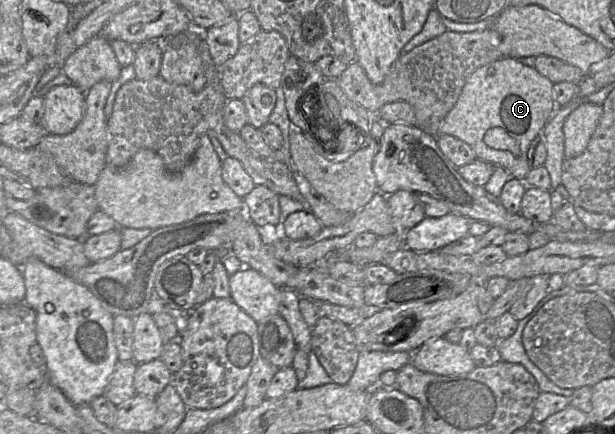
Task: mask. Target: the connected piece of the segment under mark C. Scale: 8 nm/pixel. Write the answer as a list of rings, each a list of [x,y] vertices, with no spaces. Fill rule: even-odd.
[[[502,57],[494,62],[476,69],[466,80],[454,107],[449,111],[438,127],[438,134],[454,136],[468,144],[478,159],[501,166],[513,178],[524,181],[531,167],[528,164],[527,151],[531,142],[543,132],[543,128],[551,119],[559,106],[553,98],[553,83],[542,76],[534,67],[522,64],[519,58]],[[500,127],[504,129],[518,144],[520,155],[515,156],[510,150],[499,150],[488,146],[484,136],[488,129]]]

